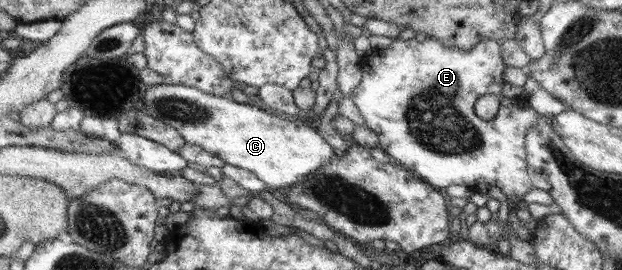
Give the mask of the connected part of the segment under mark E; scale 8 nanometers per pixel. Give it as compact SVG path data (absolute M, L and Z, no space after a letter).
M414 38L408 41L396 39L394 44L388 47L388 49L374 49L370 55L366 54L366 57L363 56L362 82L358 84L358 88L354 90L351 99L360 111L366 125L380 136L379 148L388 154L395 163L401 164L408 170L416 172L426 183L430 183L430 185L438 189L444 189L444 187L450 187L450 185L465 185L475 190L476 185L480 185L480 183L487 183L489 186L496 185L506 195L508 207L510 208L511 214L513 214L517 209L517 201L515 199L517 199L517 197L524 199L524 195L530 193L534 188L533 180L529 174L529 155L526 151L525 142L527 133L531 130L531 127L535 127L538 120L541 119L541 114L538 113L536 109L532 109L523 97L510 98L505 96L502 96L500 111L496 119L482 119L482 117L475 112L475 105L480 97L488 94L500 95L500 93L502 93L502 87L504 87L505 84L505 69L505 56L502 52L501 43L493 40L478 44L478 46L474 47L470 52L462 52L462 49L456 48L456 46L446 46L446 44L442 44L442 41L431 38L428 38L422 43L418 43Z

